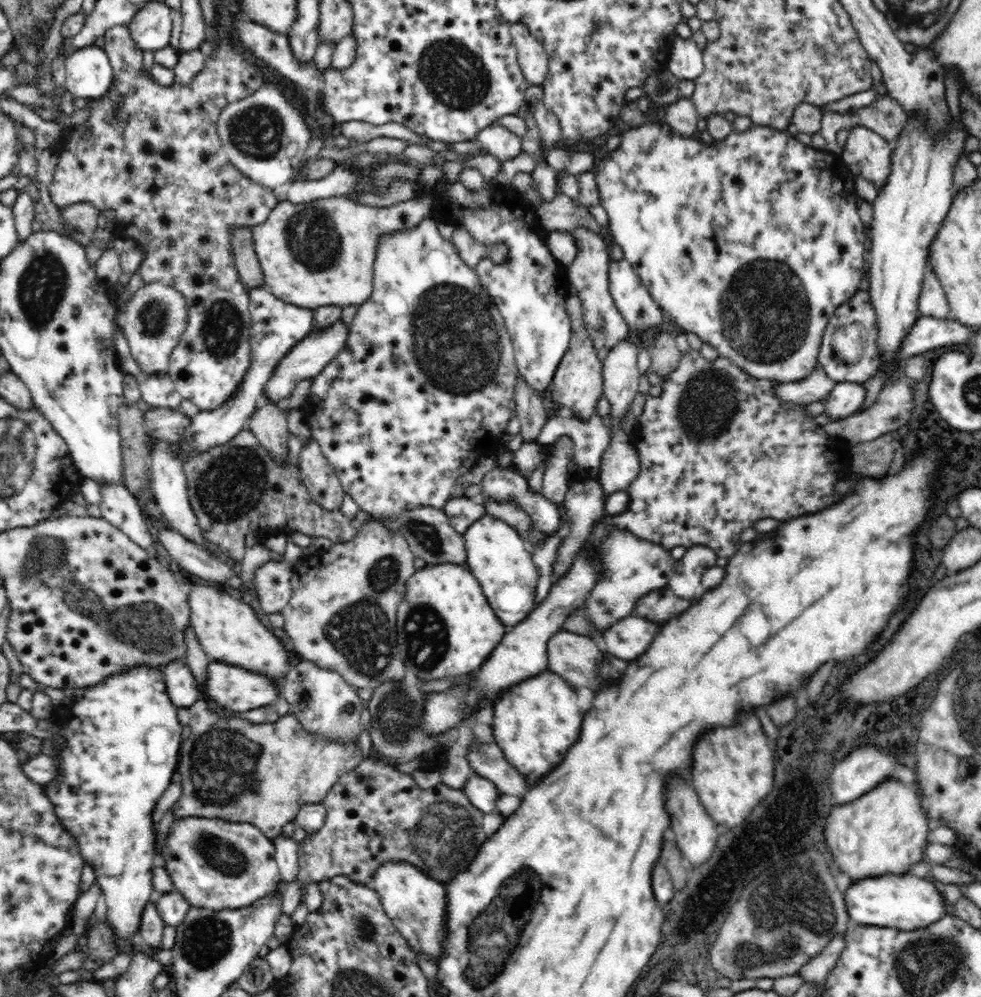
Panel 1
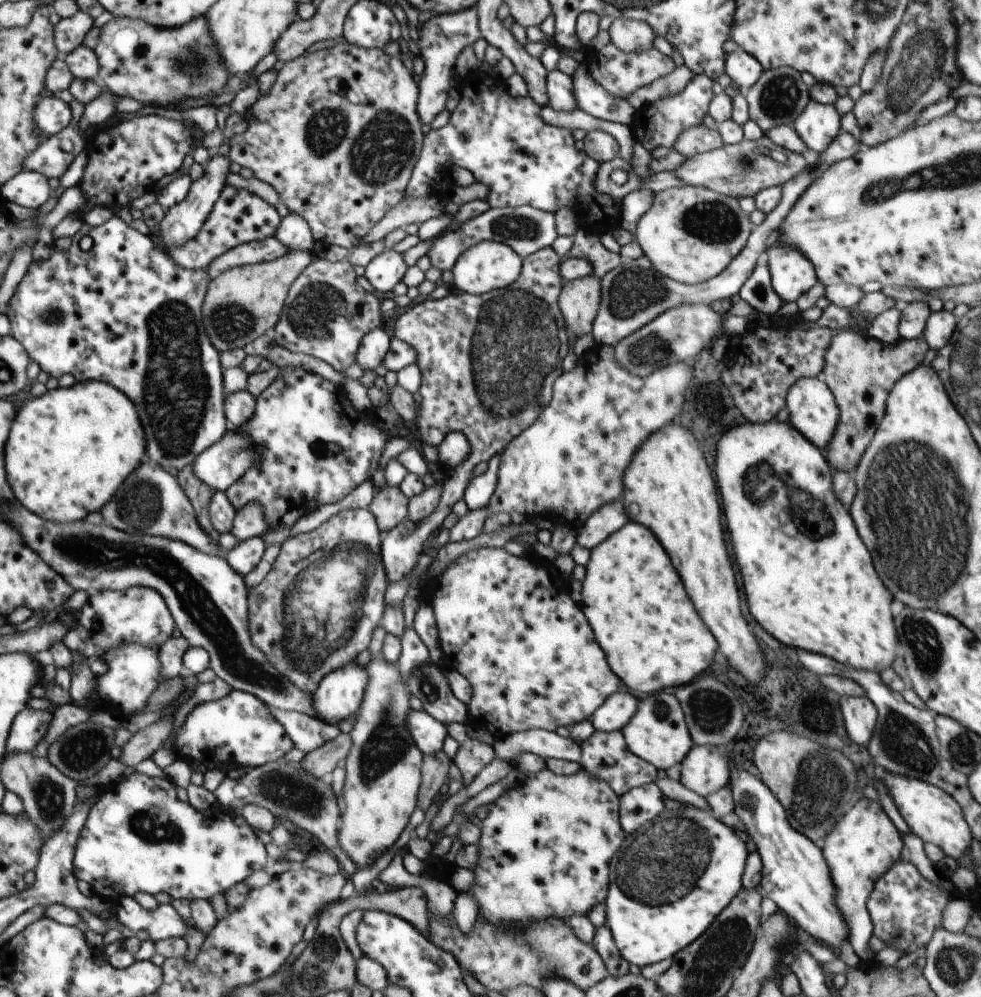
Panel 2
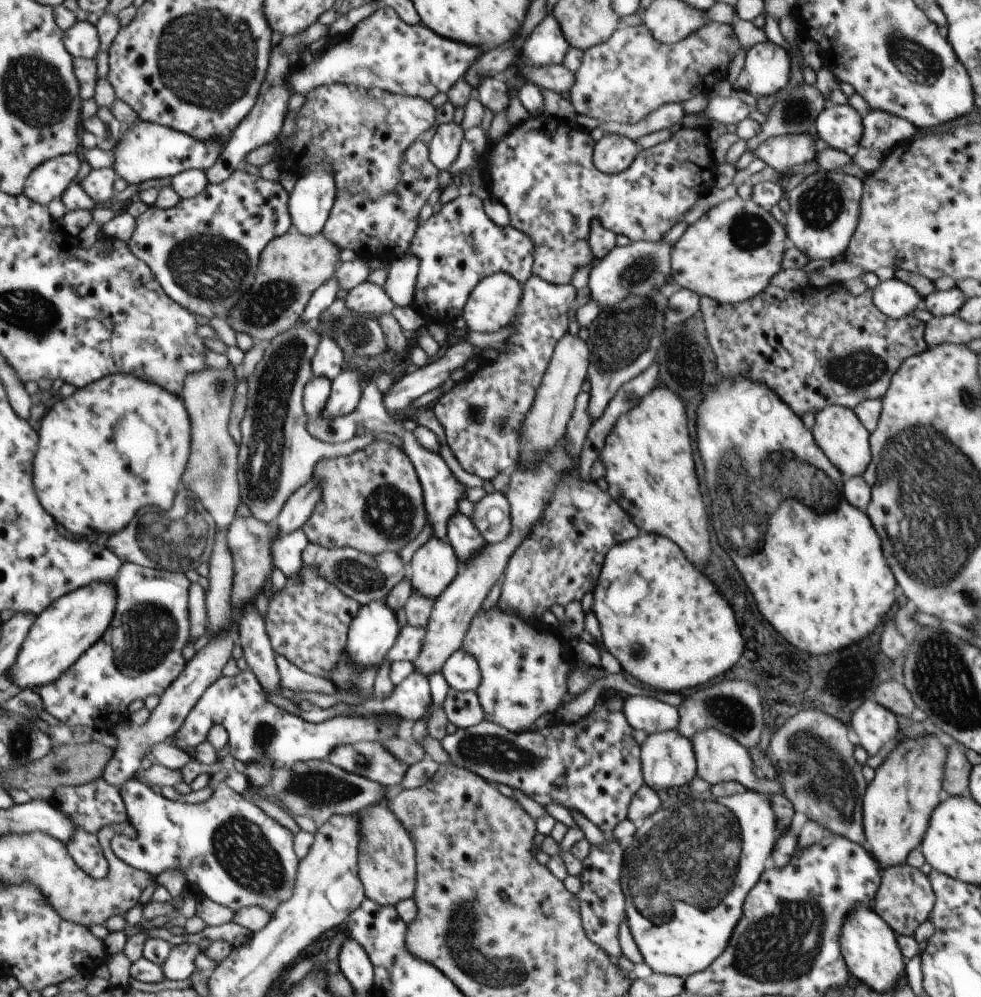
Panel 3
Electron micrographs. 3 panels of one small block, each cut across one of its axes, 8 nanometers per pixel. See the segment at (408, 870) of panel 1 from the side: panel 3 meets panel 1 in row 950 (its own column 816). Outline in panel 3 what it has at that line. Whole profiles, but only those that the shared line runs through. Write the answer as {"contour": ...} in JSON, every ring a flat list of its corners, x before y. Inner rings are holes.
{"contour":[[831,405,822,408,820,412,816,412,814,417,816,422,811,433,816,444,824,452,826,458,830,460,830,463,844,476,864,475,871,460,869,433,853,410,844,406]]}

